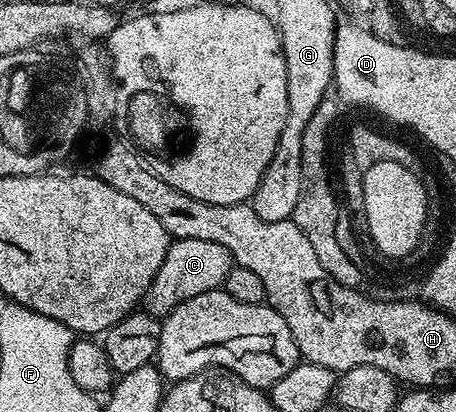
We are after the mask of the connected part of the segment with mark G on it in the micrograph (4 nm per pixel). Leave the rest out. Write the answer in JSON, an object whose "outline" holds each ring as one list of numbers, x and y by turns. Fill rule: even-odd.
{"outline":[[281,24,280,43,284,49,286,60,286,98,288,111,286,124,282,128,282,136,278,136,278,144,274,148,274,156,270,156,270,164,266,164,266,172,252,194,250,204,262,220,289,220,294,212,294,204,298,204,298,196,302,192,302,132,306,132,306,124,310,124,310,116,318,112,318,104,329,97,334,86,334,46,330,44,328,34,310,32,310,28]]}

